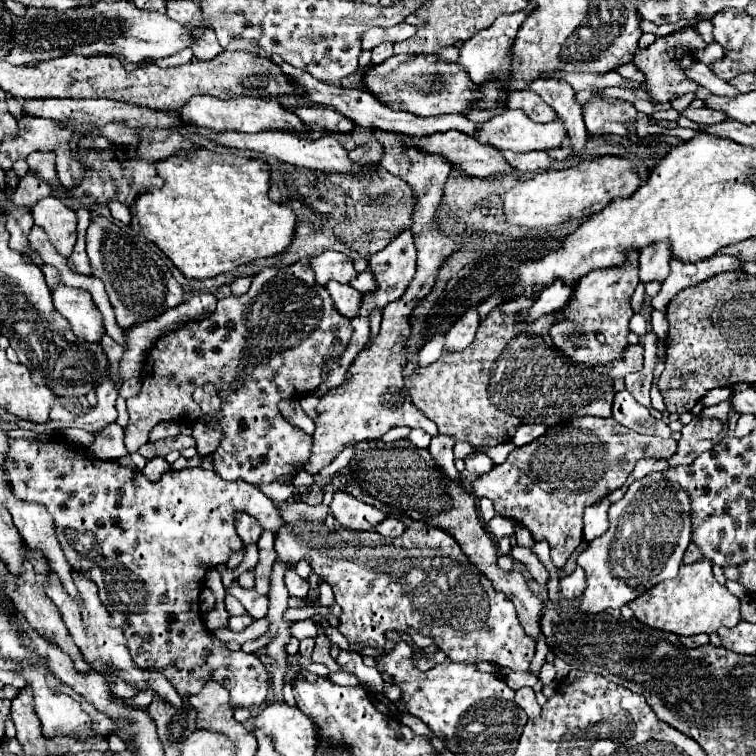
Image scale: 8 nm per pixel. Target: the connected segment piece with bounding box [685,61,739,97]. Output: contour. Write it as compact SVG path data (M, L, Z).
M695 61L691 67L687 67L687 69L685 69L685 75L687 75L689 81L707 87L707 89L709 89L711 93L715 93L715 95L727 95L727 97L739 95L739 91L737 91L733 85L729 85L729 83L723 81L723 79L719 79L719 77L717 77L705 63L701 63L701 61Z

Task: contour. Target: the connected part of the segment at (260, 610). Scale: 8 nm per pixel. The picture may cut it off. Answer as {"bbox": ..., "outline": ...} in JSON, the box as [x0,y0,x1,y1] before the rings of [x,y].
{"bbox":[227,581,269,619],"outline":[[[233,581],[233,585],[227,589],[227,593],[233,595],[235,599],[239,599],[251,617],[261,619],[261,617],[267,615],[267,603],[269,603],[267,597],[261,597],[261,595],[255,593],[255,591],[241,589],[237,581]]]}

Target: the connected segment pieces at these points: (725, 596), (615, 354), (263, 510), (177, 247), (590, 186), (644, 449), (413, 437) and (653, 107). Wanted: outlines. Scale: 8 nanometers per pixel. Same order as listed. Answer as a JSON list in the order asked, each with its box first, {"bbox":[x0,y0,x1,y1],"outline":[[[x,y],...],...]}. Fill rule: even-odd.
[{"bbox":[629,559,741,635],"outline":[[[701,559],[691,565],[681,565],[679,575],[671,581],[663,581],[639,595],[629,605],[635,617],[655,629],[671,631],[675,635],[699,635],[699,633],[715,633],[719,627],[735,627],[739,617],[741,601],[727,591],[725,585],[719,585],[711,573],[711,561]]]},{"bbox":[551,253,639,363],"outline":[[[631,253],[631,265],[623,265],[623,269],[595,269],[595,273],[587,273],[581,277],[575,287],[573,299],[561,309],[565,319],[551,327],[553,343],[559,351],[563,351],[573,361],[583,363],[609,363],[621,357],[627,347],[627,329],[629,319],[633,317],[631,295],[639,283],[639,253]],[[597,331],[605,335],[605,343],[595,339]]]},{"bbox":[7,435,283,707],"outline":[[[37,435],[37,439],[11,439],[7,457],[11,457],[7,475],[13,493],[23,501],[35,501],[47,507],[55,519],[57,539],[69,565],[79,573],[87,573],[97,583],[101,603],[107,609],[117,609],[119,623],[125,625],[125,637],[143,645],[129,647],[137,665],[171,675],[167,679],[183,697],[201,691],[205,685],[203,679],[209,675],[231,691],[233,707],[255,707],[267,699],[267,683],[271,677],[265,665],[253,653],[229,651],[223,641],[205,629],[199,609],[199,591],[207,569],[227,563],[231,553],[243,549],[243,541],[235,531],[235,513],[245,511],[253,515],[263,529],[273,533],[283,525],[269,497],[251,483],[241,479],[225,481],[215,471],[205,471],[201,467],[169,471],[161,481],[151,483],[141,471],[123,467],[117,461],[99,461],[91,457],[87,447],[77,447],[49,435]]]},{"bbox":[131,149,295,279],"outline":[[[195,149],[191,155],[175,155],[167,161],[155,163],[159,175],[165,179],[161,189],[143,193],[131,213],[131,227],[135,233],[153,241],[173,265],[189,279],[209,279],[239,265],[251,263],[259,257],[283,255],[295,235],[295,213],[291,207],[269,199],[269,165],[263,159],[245,159],[237,155],[219,155],[207,149]]]},{"bbox":[505,155,641,227],"outline":[[[603,155],[585,159],[575,167],[563,171],[543,171],[529,181],[517,183],[505,193],[505,217],[511,225],[547,227],[569,219],[581,219],[603,211],[613,199],[631,197],[641,187],[637,165],[629,159]]]},{"bbox":[473,417,677,567],"outline":[[[585,417],[585,419],[571,419],[565,423],[557,423],[545,431],[539,439],[517,447],[509,453],[507,461],[495,465],[489,473],[481,475],[473,481],[473,491],[477,497],[487,497],[493,501],[497,515],[507,519],[519,521],[519,525],[527,527],[535,541],[547,541],[551,547],[551,559],[555,567],[563,567],[571,553],[583,541],[583,509],[597,503],[599,499],[607,497],[615,489],[619,489],[629,473],[633,471],[635,463],[645,457],[667,459],[677,451],[675,439],[659,439],[651,435],[641,435],[619,425],[615,419],[599,419],[599,417]]]},{"bbox":[406,429,431,449],"outline":[[[413,429],[406,439],[411,441],[416,447],[419,447],[419,449],[427,449],[431,441],[431,436],[422,429]]]},{"bbox":[598,87,671,115],"outline":[[[610,87],[603,90],[598,97],[604,99],[623,99],[629,101],[634,105],[637,111],[643,112],[647,115],[652,115],[656,111],[663,111],[670,109],[671,103],[655,104],[649,95],[641,88],[628,89],[620,87]]]}]

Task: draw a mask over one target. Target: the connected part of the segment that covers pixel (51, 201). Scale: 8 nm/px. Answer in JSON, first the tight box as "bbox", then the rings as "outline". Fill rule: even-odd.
{"bbox":[33,197,77,257],"outline":[[[45,197],[45,199],[37,201],[37,205],[33,207],[33,215],[35,215],[35,223],[45,229],[45,233],[49,235],[49,241],[55,245],[55,249],[63,257],[69,257],[75,247],[75,241],[77,241],[75,209],[67,207],[57,197]]]}

